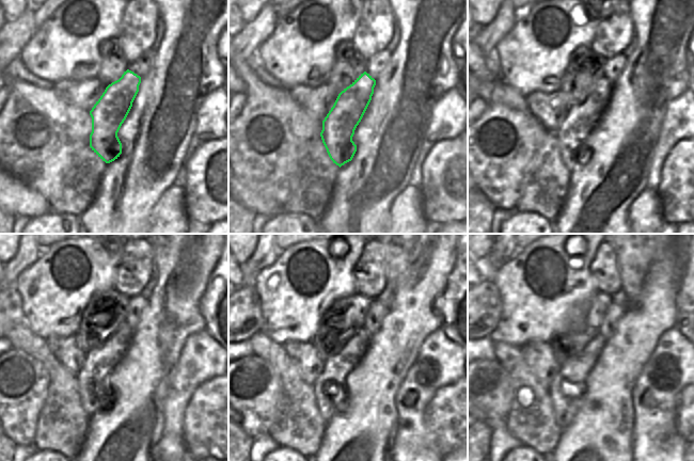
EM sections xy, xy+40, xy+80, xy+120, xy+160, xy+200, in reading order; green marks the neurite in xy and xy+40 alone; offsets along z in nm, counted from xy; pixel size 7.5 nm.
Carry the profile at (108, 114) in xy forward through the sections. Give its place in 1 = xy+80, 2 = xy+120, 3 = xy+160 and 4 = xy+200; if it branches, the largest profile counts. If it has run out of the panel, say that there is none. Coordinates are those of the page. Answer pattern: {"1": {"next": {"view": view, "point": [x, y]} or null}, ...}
{"1": {"next": {"view": "xy+80", "point": [581, 120]}}, "2": {"next": {"view": "xy+120", "point": [100, 361]}}, "3": {"next": {"view": "xy+160", "point": [330, 386]}}, "4": {"next": {"view": "xy+200", "point": [567, 390]}}}

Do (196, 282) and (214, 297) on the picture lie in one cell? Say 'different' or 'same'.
different

